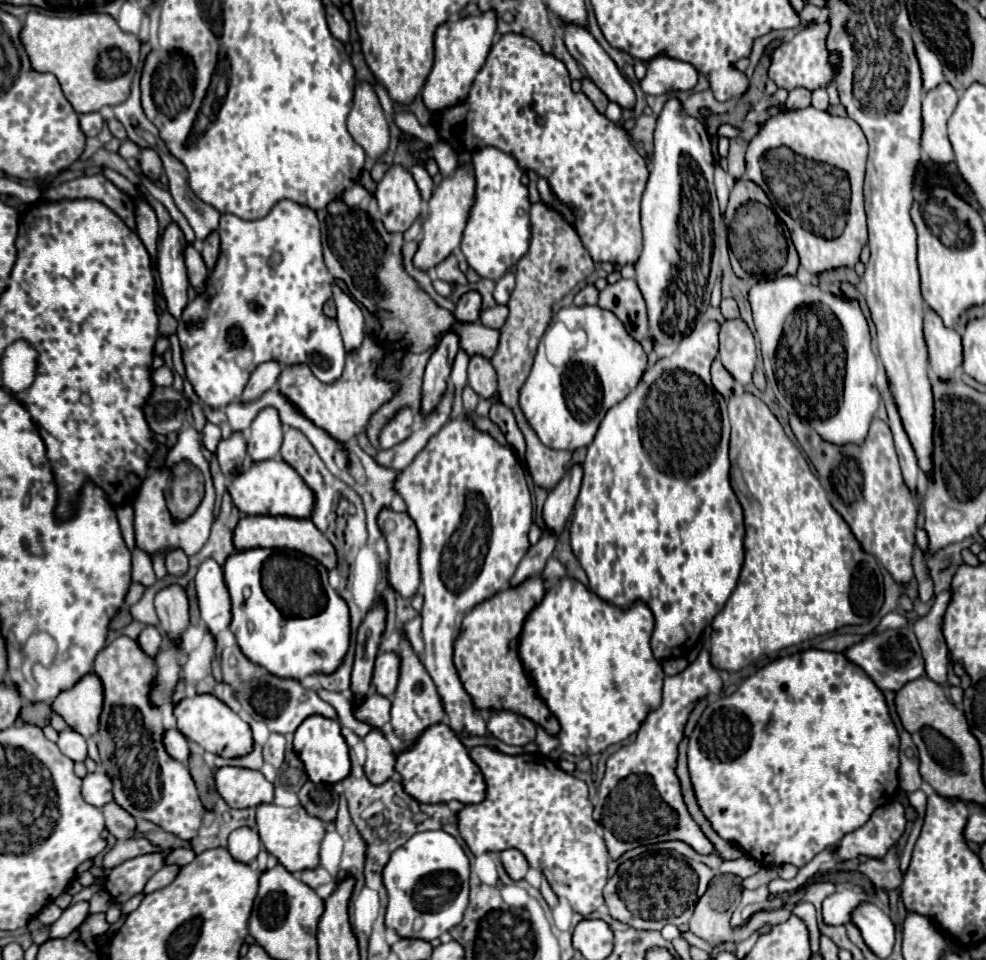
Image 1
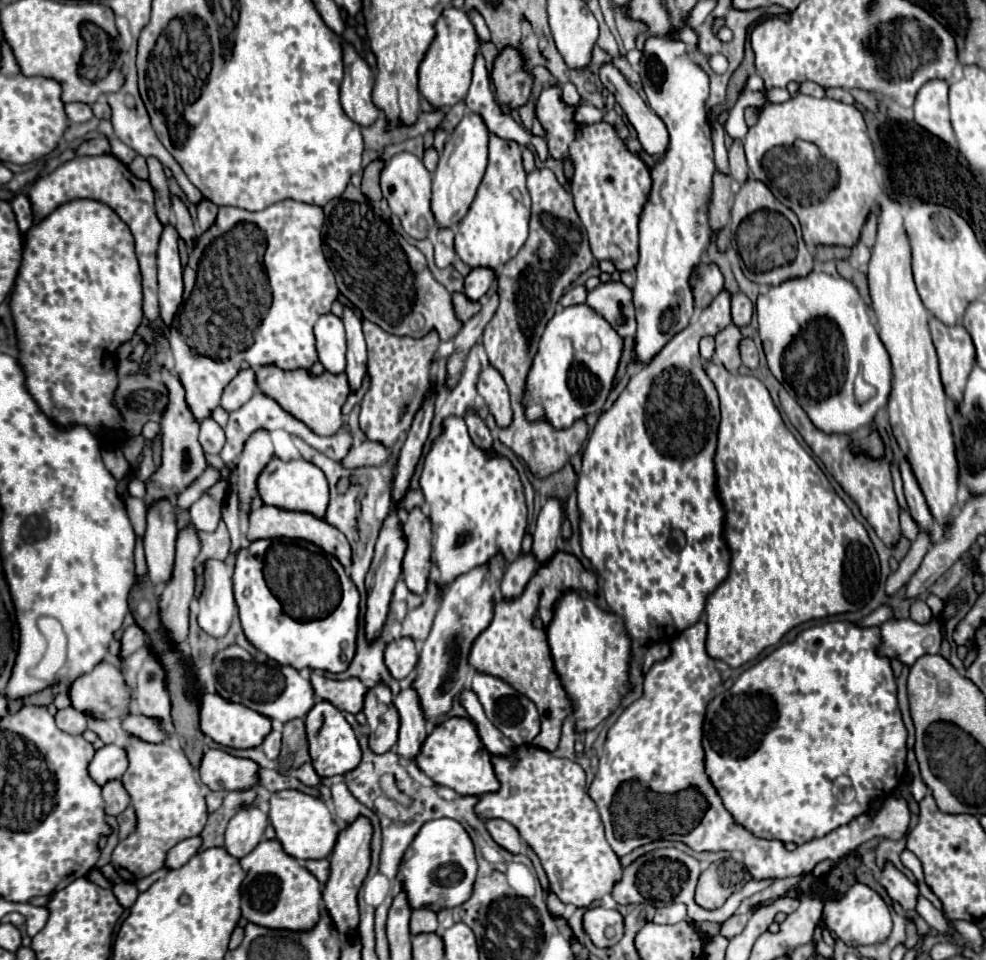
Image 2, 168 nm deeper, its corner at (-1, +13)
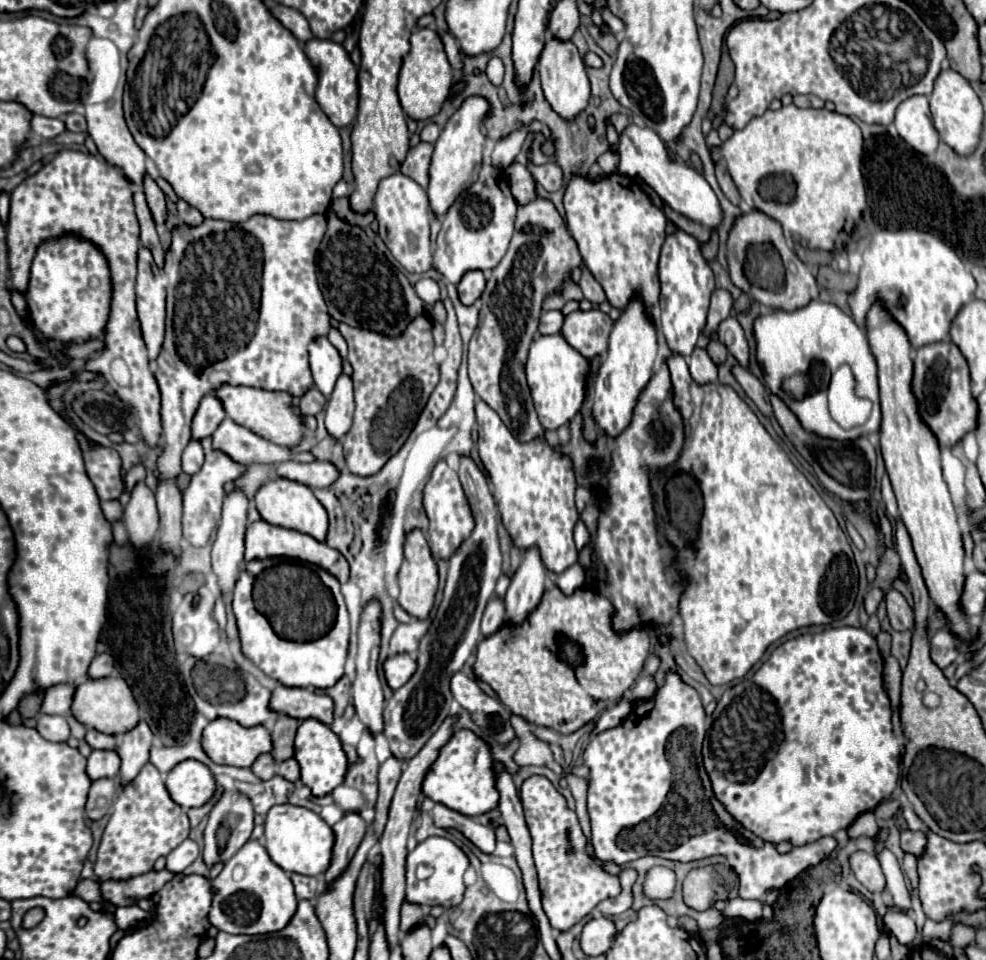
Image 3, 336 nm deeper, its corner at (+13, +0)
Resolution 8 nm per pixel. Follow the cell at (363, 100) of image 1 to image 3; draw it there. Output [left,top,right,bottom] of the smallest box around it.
[305,38,359,126]

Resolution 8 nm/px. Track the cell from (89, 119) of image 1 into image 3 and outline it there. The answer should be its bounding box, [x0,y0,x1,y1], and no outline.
[31,116,65,140]

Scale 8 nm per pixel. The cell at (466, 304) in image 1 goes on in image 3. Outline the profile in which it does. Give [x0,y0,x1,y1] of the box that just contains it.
[457,270,485,306]

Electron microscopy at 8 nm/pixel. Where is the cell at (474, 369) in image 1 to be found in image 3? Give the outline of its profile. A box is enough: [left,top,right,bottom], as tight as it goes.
[475,400,579,574]

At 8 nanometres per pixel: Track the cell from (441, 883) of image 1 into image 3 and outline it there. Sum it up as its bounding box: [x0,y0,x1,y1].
[405,836,469,908]

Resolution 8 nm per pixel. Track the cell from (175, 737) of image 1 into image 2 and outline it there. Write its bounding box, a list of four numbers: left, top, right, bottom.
[121,715,165,743]

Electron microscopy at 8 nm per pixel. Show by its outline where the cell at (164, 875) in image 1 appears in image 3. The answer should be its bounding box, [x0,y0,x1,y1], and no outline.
[165,838,199,874]

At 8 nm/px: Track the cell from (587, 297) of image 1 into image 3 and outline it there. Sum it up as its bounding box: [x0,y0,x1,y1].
[539,310,565,334]

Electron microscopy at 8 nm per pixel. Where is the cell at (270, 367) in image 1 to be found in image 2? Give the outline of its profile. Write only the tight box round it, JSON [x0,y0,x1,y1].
[221,369,257,411]

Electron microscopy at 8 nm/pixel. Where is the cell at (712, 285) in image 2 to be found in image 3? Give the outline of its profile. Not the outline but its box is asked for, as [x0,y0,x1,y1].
[659,230,715,356]

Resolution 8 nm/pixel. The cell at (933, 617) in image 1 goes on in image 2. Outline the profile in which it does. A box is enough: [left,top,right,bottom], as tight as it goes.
[911,599,933,623]

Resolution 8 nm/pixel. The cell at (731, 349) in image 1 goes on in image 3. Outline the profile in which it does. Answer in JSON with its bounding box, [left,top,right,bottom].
[687,348,717,384]

